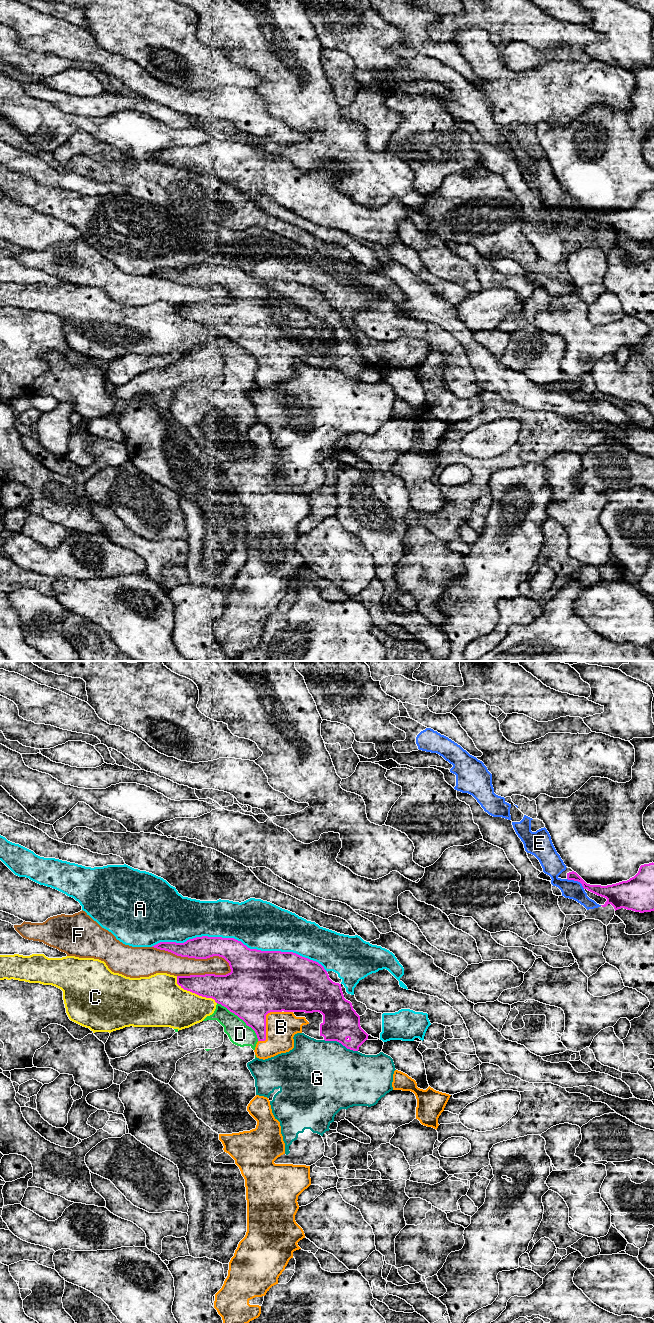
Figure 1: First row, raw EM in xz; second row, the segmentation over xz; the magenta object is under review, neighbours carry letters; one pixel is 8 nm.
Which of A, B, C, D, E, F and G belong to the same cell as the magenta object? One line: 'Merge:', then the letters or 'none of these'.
Merge: B

